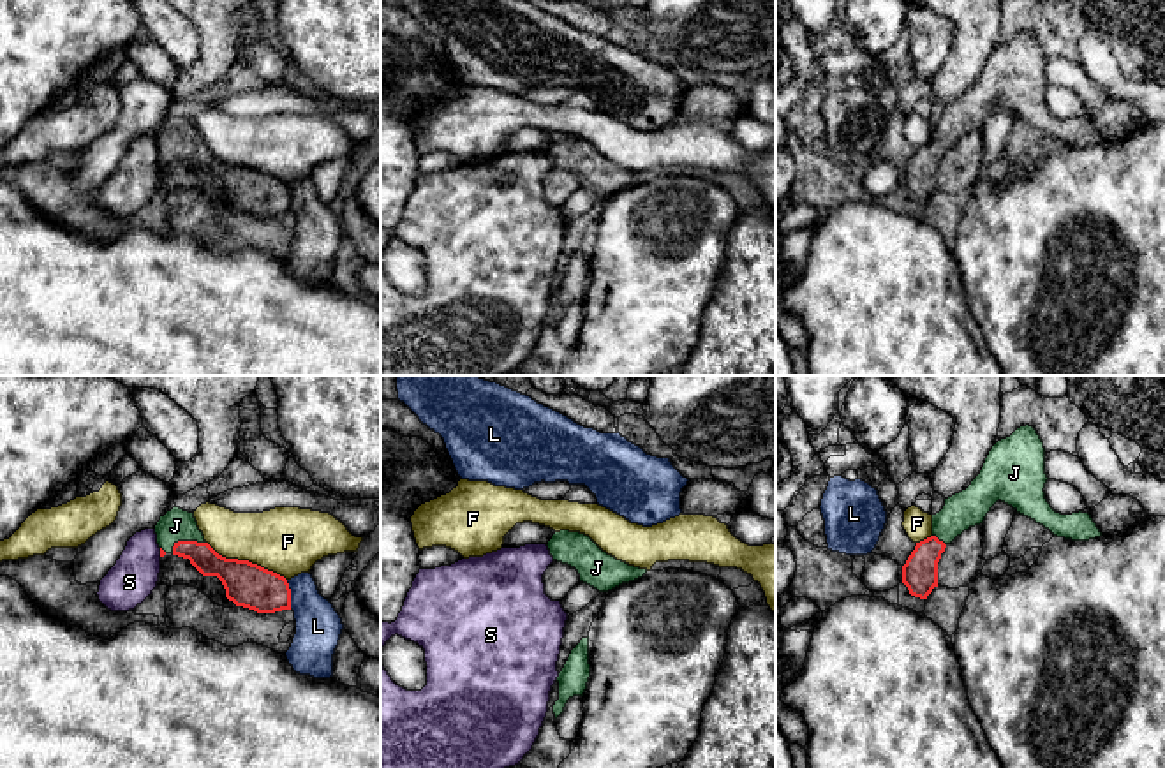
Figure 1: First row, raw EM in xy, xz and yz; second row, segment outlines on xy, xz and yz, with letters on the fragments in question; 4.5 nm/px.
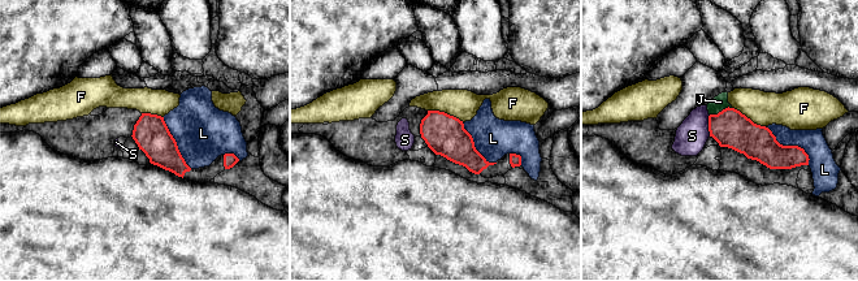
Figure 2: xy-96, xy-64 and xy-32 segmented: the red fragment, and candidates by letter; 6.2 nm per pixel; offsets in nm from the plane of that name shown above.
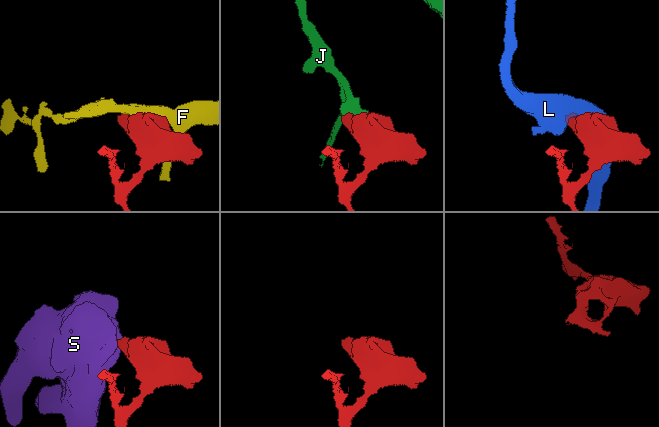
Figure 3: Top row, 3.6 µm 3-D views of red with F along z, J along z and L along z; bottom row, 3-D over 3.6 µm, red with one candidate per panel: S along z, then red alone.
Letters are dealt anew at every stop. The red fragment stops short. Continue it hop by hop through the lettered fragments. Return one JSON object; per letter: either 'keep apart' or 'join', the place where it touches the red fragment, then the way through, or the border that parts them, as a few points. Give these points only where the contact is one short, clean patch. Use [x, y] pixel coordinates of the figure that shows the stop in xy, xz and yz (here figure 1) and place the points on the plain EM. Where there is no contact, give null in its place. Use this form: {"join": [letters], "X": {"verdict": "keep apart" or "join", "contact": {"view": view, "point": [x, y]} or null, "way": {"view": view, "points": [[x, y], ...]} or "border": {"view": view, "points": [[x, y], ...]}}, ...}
{"join": ["J"], "F": {"verdict": "keep apart", "contact": {"view": "xy", "point": [247, 166]}}, "J": {"verdict": "join", "contact": {"view": "xy", "point": [185, 147]}}, "L": {"verdict": "keep apart", "contact": {"view": "xy", "point": [289, 199]}}, "S": {"verdict": "keep apart", "contact": {"view": "xy", "point": [161, 157]}, "border": {"view": "xy", "points": [[159, 154], [161, 161]]}}}

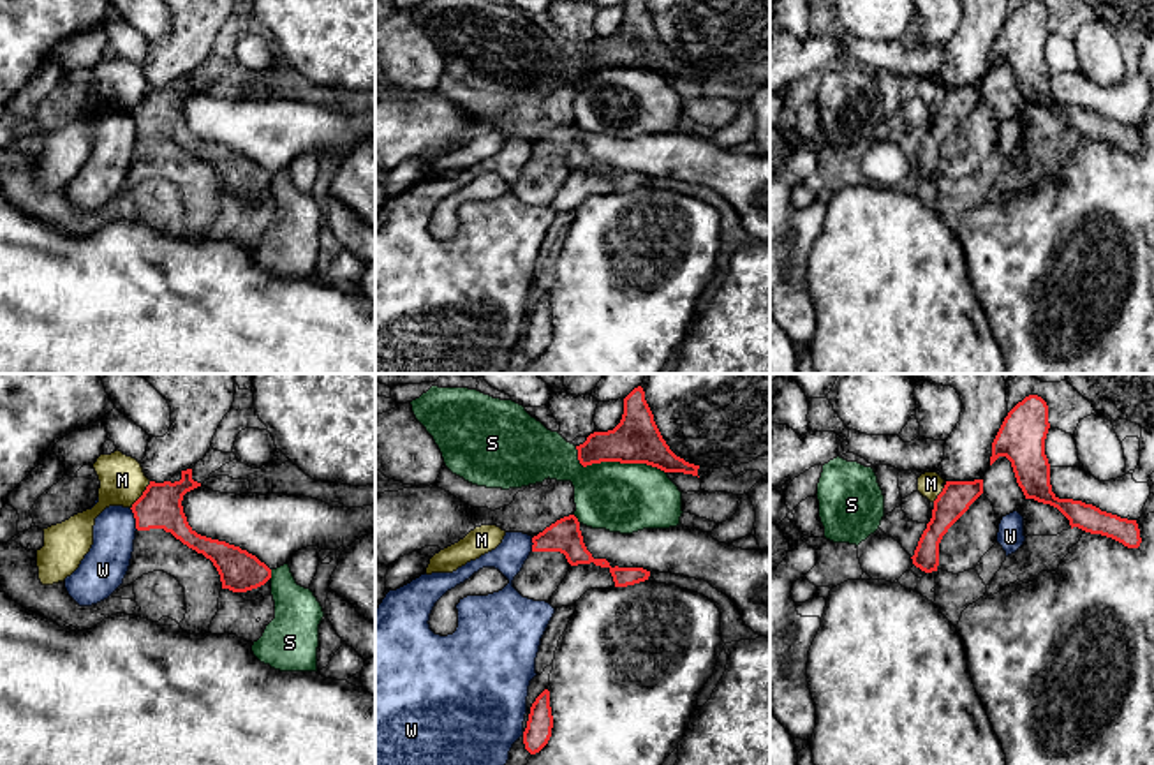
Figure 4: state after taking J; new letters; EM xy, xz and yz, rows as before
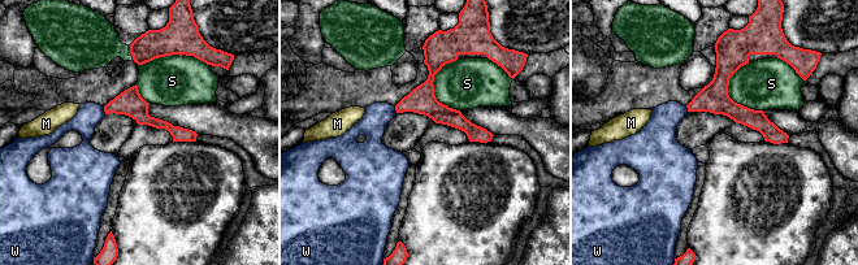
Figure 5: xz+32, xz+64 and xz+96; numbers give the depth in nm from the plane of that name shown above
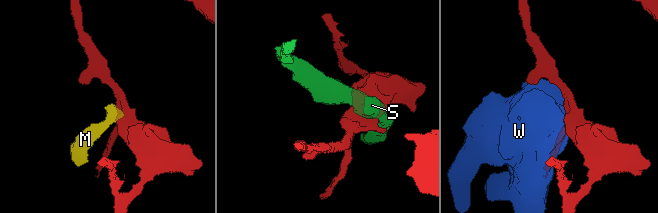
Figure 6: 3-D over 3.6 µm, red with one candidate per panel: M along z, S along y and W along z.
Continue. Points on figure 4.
{"join": [], "M": {"verdict": "keep apart", "contact": {"view": "xy", "point": [141, 101]}, "border": {"view": "xy", "points": [[150, 87], [131, 113]]}}, "S": {"verdict": "keep apart", "contact": {"view": "xz", "point": [615, 66]}}, "W": {"verdict": "keep apart", "contact": {"view": "xy", "point": [134, 122]}}}

